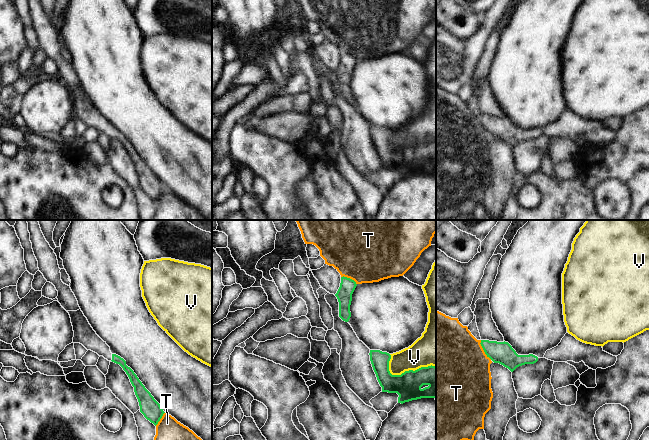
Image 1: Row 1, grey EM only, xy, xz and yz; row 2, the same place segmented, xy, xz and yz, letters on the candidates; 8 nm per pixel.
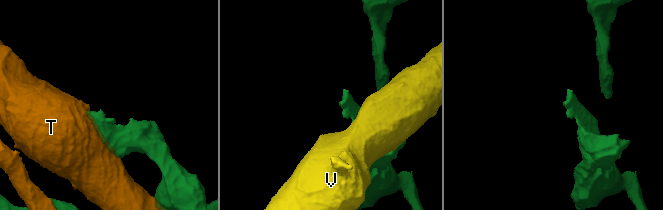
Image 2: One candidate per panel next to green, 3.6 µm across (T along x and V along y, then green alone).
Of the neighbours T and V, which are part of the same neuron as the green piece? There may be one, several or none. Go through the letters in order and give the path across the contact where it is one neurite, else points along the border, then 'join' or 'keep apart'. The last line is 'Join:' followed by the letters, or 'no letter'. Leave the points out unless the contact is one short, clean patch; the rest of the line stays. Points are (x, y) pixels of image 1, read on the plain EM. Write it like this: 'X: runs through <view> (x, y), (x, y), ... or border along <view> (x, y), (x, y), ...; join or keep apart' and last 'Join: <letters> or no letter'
T: keep apart
V: keep apart
Join: no letter

